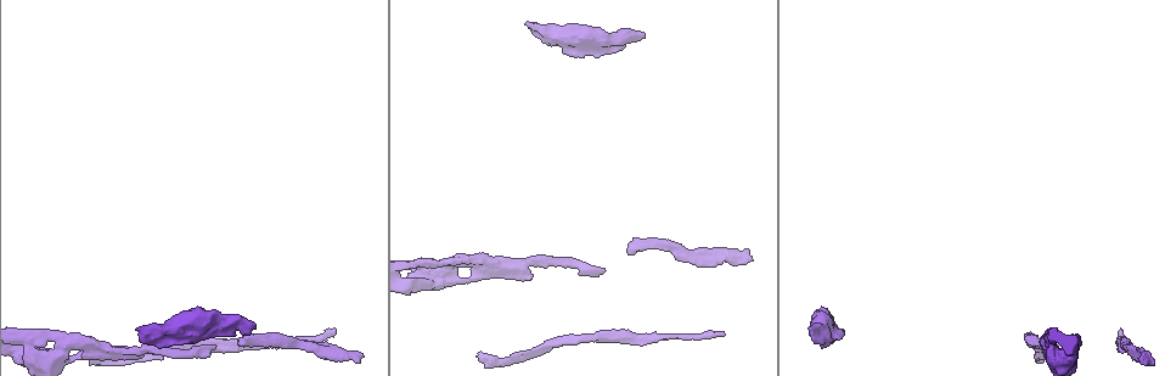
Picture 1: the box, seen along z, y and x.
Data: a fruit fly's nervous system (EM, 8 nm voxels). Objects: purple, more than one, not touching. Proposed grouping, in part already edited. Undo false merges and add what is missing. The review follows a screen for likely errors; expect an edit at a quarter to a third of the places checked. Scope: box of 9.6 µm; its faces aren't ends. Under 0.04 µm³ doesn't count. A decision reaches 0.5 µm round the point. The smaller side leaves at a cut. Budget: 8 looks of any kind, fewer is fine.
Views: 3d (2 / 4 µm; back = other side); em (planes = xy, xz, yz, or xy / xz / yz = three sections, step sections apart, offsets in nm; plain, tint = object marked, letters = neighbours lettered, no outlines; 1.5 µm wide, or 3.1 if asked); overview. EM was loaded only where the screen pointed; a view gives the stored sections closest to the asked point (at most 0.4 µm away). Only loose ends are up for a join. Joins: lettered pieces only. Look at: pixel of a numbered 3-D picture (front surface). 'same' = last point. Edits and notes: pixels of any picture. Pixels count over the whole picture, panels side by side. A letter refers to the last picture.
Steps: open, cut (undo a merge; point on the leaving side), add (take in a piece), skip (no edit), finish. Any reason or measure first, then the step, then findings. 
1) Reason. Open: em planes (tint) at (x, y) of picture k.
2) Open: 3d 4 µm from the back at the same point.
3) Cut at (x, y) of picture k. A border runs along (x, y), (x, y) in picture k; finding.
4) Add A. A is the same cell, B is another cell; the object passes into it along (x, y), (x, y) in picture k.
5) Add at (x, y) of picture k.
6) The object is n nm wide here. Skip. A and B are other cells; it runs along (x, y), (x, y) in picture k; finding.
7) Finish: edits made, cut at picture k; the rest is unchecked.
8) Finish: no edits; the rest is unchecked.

An open end. Open: em planes (letters) at (254, 327) of picture 1.

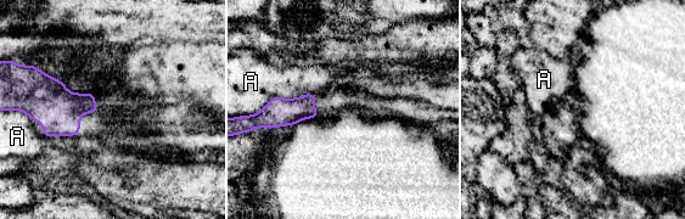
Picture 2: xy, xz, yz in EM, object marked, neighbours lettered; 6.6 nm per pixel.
Skip. A is another cell; a border runs along (313, 93), (271, 97), (241, 116) in picture 2; none of them fits.

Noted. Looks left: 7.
Stops while still wide. Open: em planes (letters) at (568, 55) of picture 1.

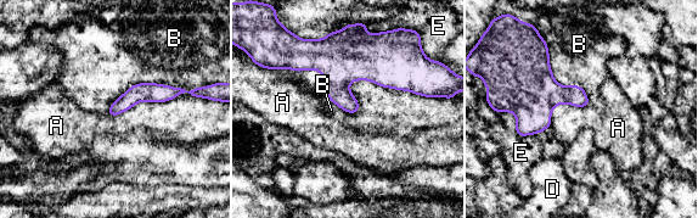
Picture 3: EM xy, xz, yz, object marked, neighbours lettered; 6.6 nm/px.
The longest contact is with B, 550 nm. Skip. A, B, D and E are other cells; a border runs along (541, 37), (589, 104) in picture 3; no lettered piece goes on from it.

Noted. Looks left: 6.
Free end. Open: em planes (letters) at (1039, 363) of picture 1.

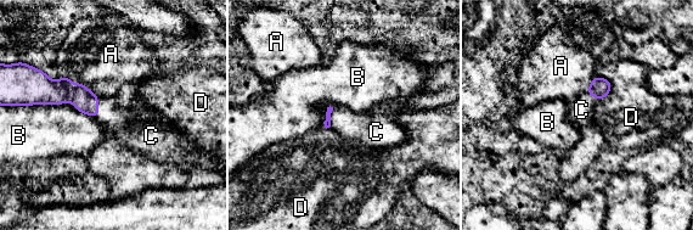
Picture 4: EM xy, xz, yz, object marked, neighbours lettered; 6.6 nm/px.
The longest contact is with B, 360 nm. Add C. C is the same cell, A, B and D are other cells; the object passes into it along (327, 121), (330, 119), (365, 129) in picture 4; it goes on there.

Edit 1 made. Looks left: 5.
Finish: edits made, add at picture 4; the rest is unchecked.

